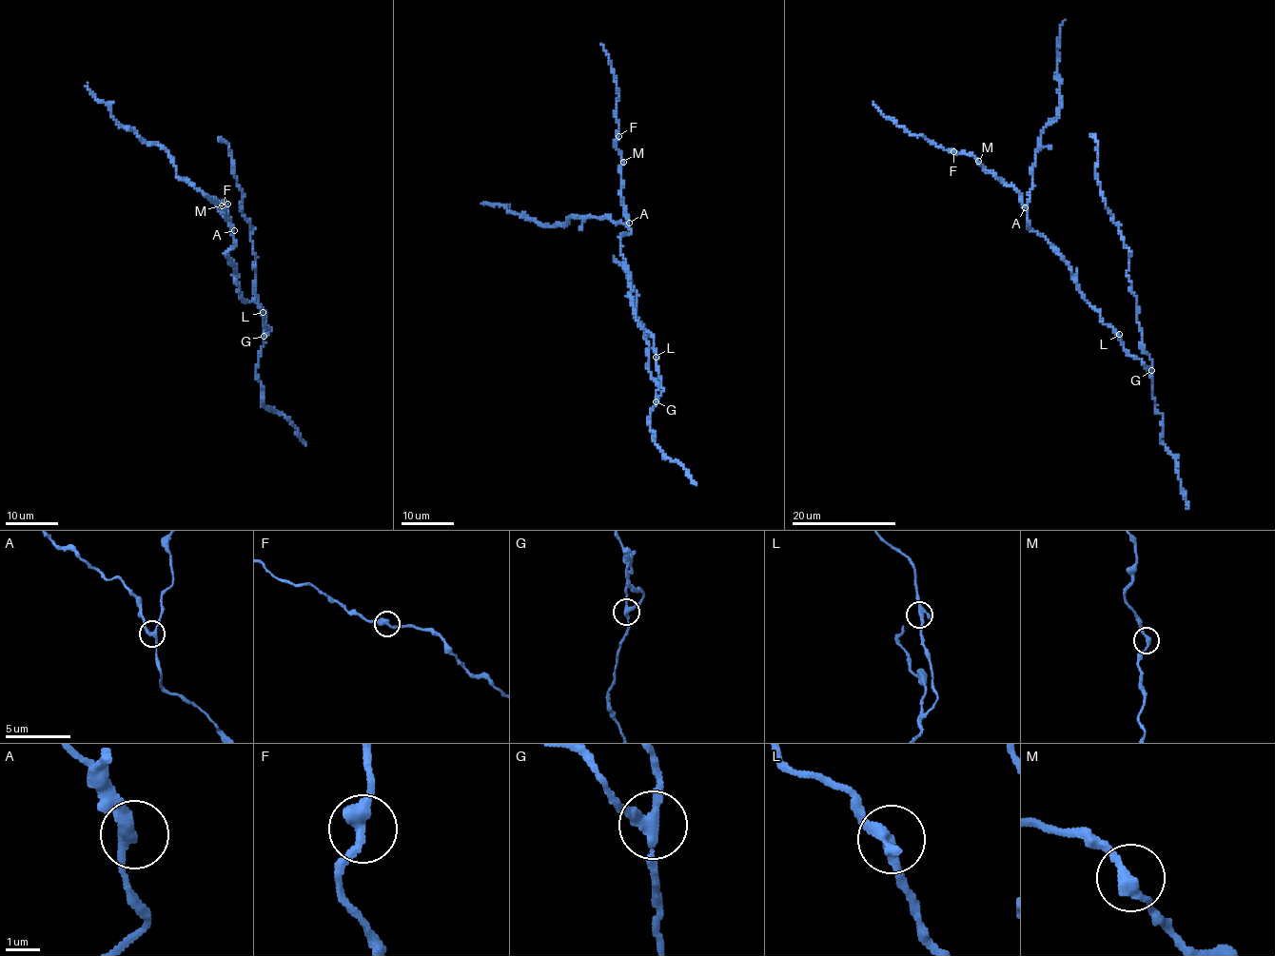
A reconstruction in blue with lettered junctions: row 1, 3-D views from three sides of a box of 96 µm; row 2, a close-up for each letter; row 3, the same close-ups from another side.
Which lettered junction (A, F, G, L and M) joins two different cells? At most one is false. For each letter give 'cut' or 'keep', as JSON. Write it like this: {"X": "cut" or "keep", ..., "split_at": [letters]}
{"A": "keep", "F": "keep", "G": "cut", "L": "keep", "M": "keep", "split_at": ["G"]}

